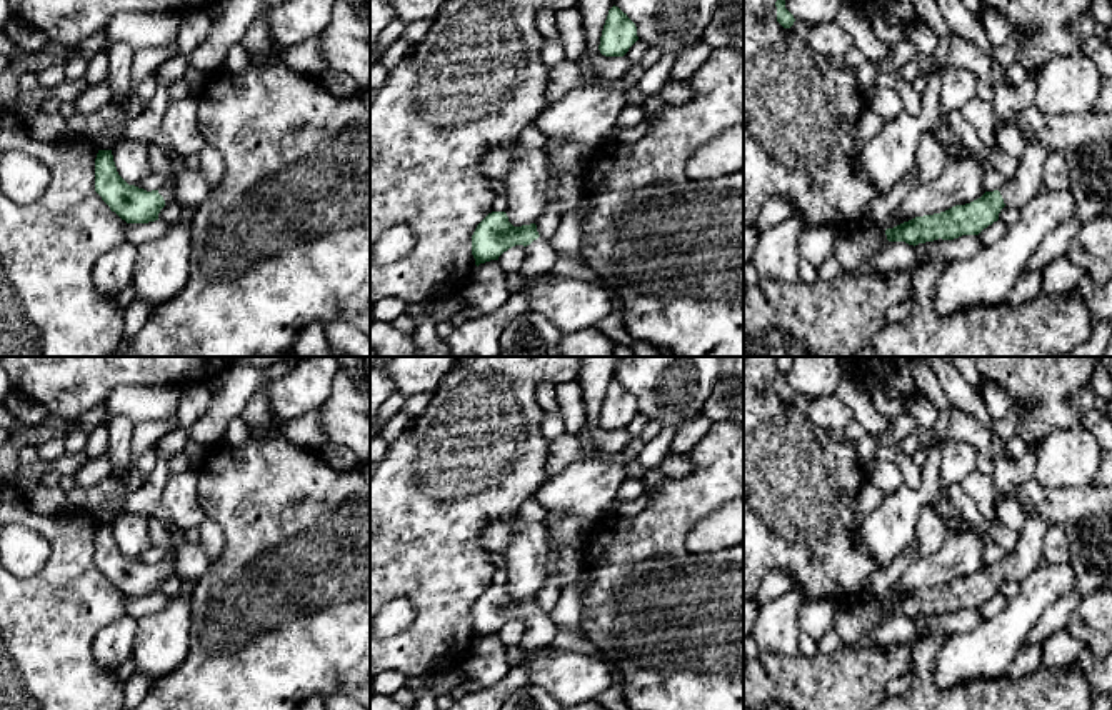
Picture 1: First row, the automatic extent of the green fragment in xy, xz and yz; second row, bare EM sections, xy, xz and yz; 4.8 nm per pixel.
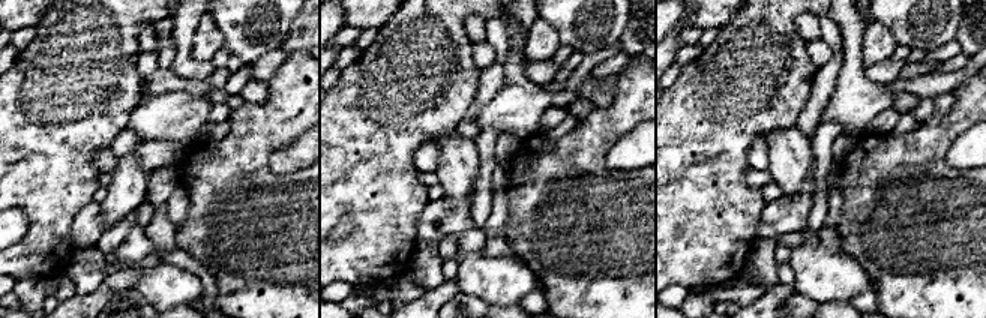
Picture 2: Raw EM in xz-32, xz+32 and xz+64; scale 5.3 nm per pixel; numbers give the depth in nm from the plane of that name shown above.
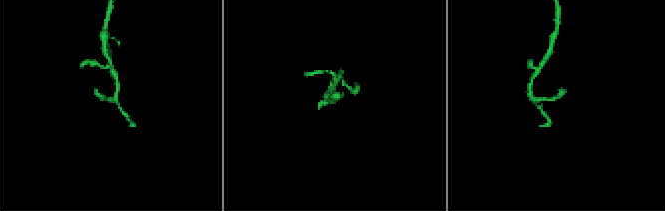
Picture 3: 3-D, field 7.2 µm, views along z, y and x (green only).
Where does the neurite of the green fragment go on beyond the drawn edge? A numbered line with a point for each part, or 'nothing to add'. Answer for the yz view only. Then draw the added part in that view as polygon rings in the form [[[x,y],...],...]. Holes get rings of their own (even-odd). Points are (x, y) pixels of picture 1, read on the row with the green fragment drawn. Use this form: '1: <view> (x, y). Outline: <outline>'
1: yz (1026, 184). Outline: [[[1027,143],[1017,173],[999,188],[1005,207],[1022,208],[1045,187],[1042,183],[1042,167],[1050,148],[1044,143]]]

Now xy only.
1: xy (167, 190). Outline: [[[168,178],[165,185],[158,188],[158,193],[163,197],[165,203],[175,200],[175,185],[172,178]]]

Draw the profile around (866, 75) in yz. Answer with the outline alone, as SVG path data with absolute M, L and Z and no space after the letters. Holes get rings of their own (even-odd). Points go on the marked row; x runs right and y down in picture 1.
M869 62L859 68L847 68L857 80L864 93L869 93L877 87L877 77L882 75L887 67Z

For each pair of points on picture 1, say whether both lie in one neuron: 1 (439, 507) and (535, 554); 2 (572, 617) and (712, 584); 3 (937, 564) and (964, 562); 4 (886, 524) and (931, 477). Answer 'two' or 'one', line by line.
1: two
2: two
3: one
4: one

